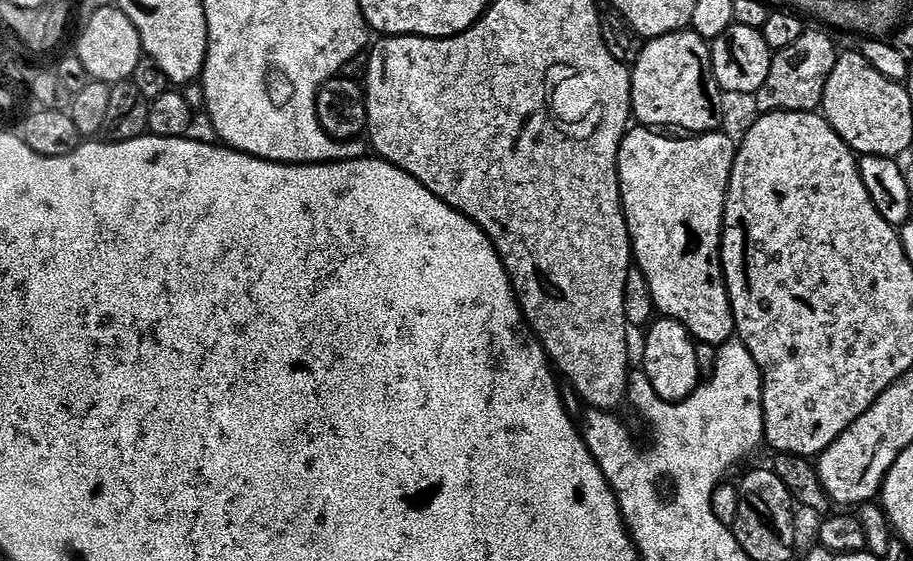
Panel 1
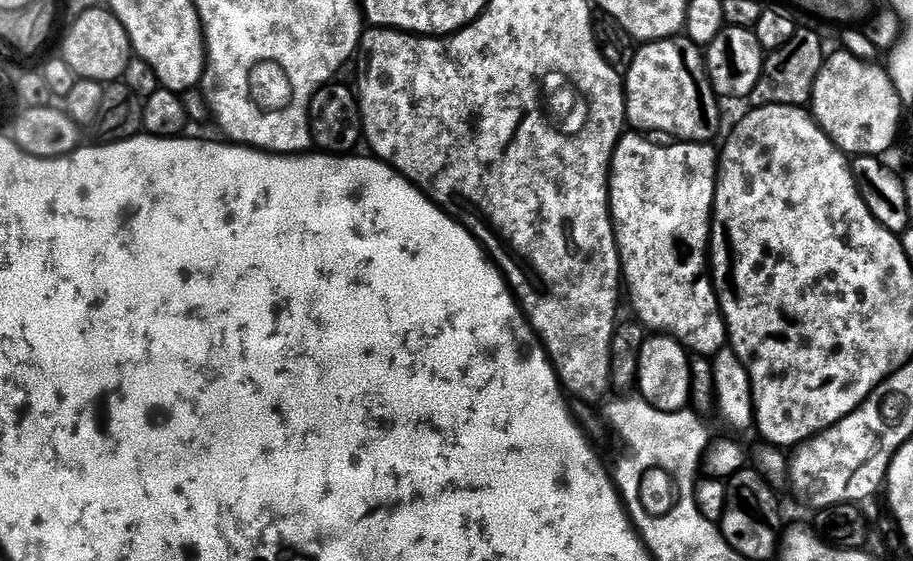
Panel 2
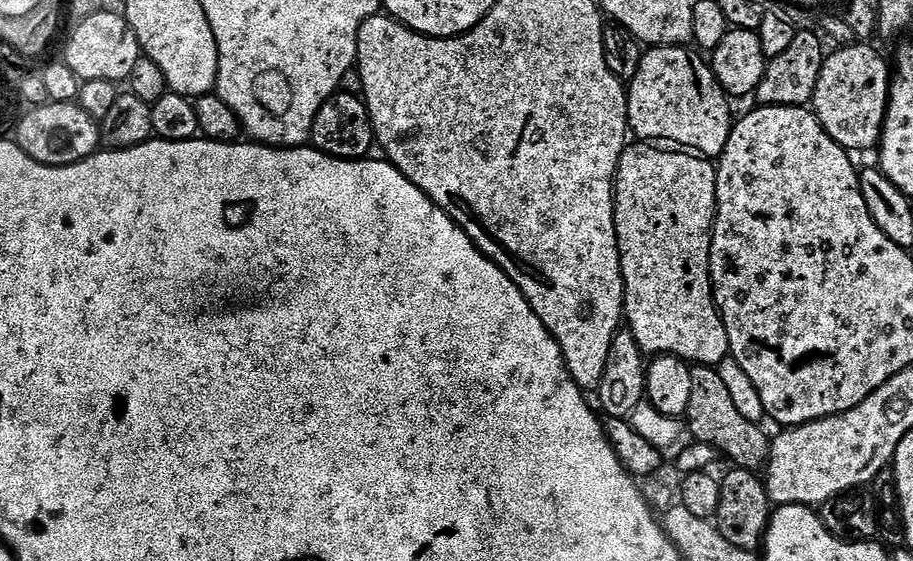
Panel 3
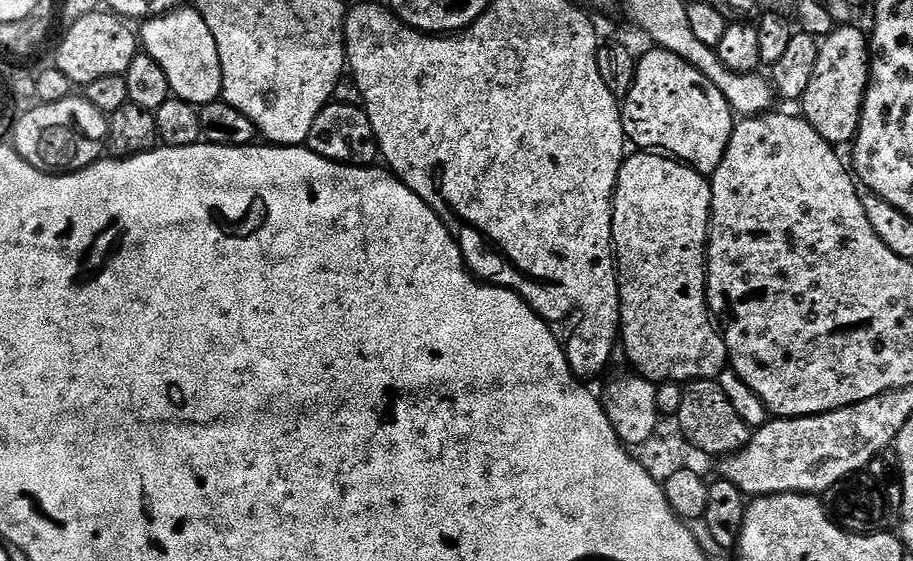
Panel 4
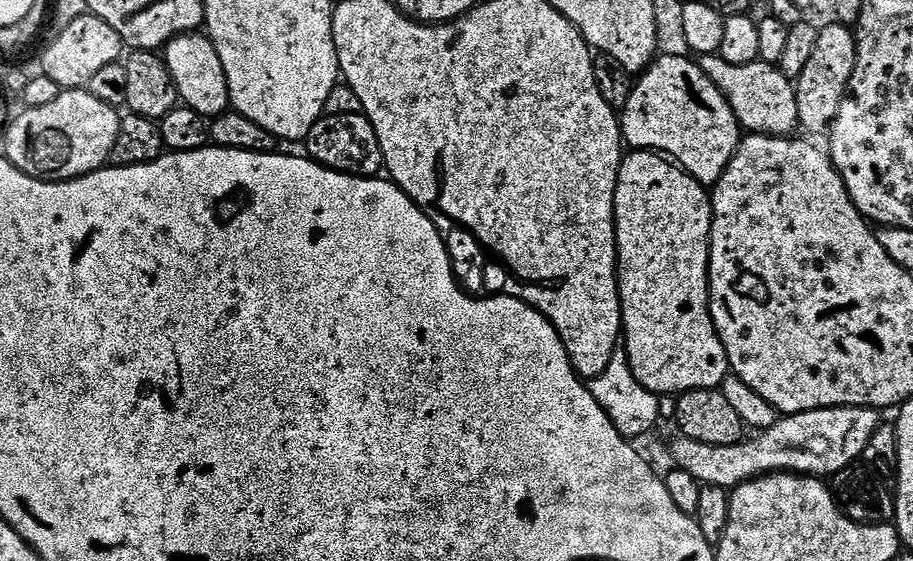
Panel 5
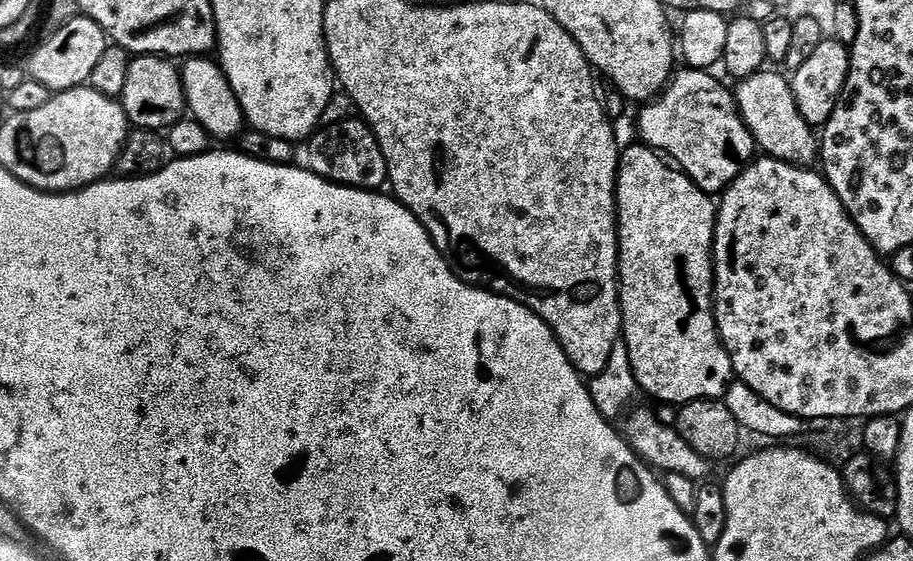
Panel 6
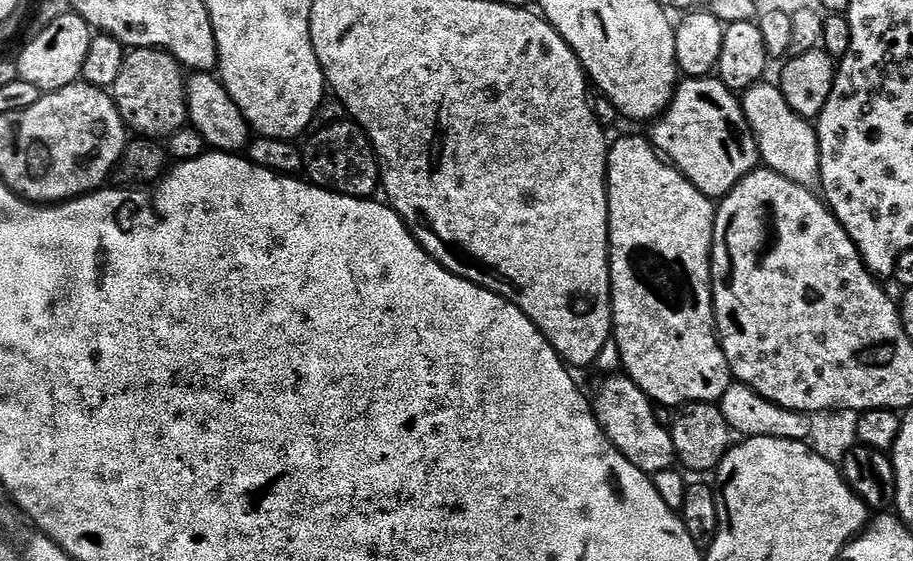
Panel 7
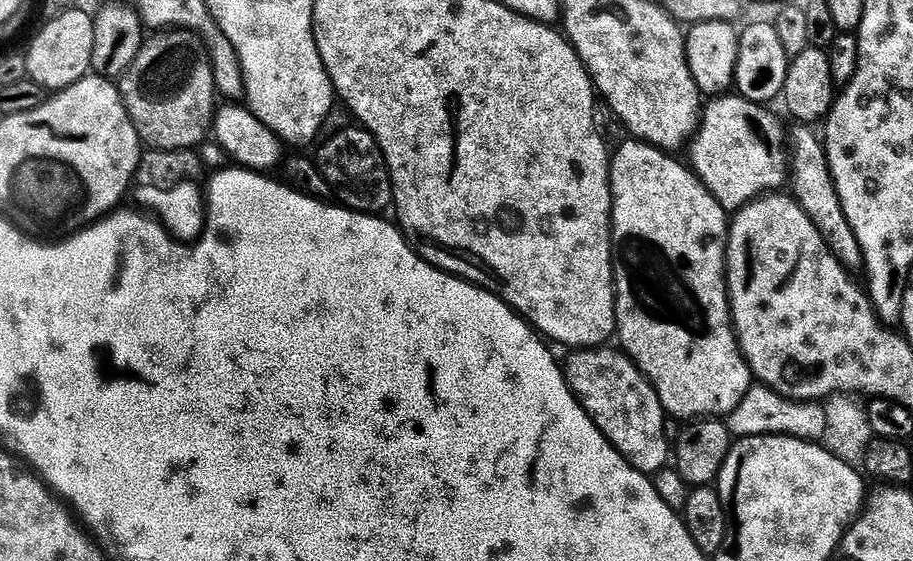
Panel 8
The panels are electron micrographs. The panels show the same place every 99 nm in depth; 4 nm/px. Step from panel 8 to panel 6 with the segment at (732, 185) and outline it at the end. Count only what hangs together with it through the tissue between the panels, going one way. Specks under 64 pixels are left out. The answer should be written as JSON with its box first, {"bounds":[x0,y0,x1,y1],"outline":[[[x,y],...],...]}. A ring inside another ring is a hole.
{"bounds":[639,67,758,194],"outline":[[[685,67],[683,71],[677,71],[673,75],[672,79],[668,81],[666,91],[659,99],[655,102],[645,103],[641,107],[644,109],[640,112],[641,137],[639,136],[639,139],[645,145],[659,150],[665,157],[675,161],[680,171],[686,173],[703,192],[720,194],[740,177],[749,161],[757,155],[758,145],[744,124],[744,119],[740,117],[735,95],[729,89],[727,92],[712,77],[711,71],[690,67]]]}

